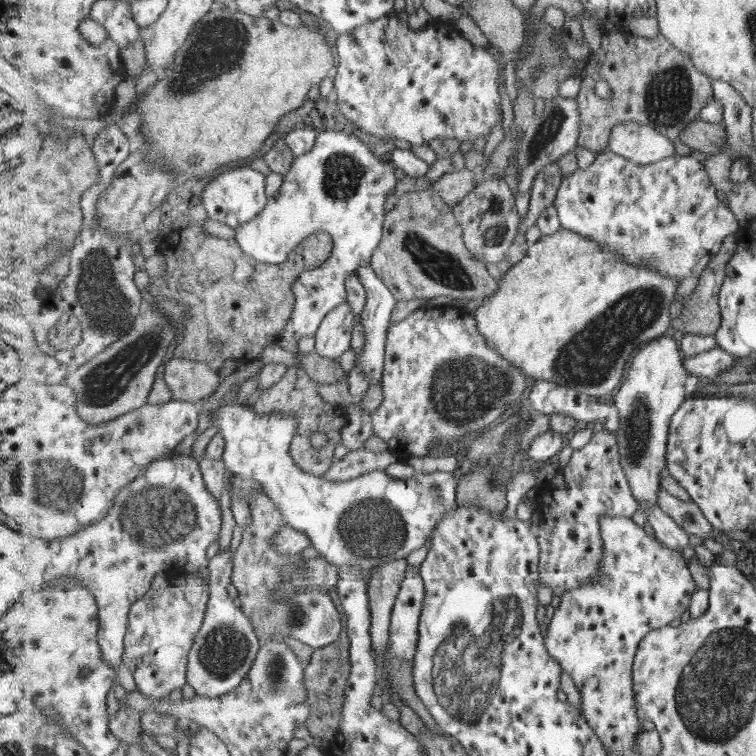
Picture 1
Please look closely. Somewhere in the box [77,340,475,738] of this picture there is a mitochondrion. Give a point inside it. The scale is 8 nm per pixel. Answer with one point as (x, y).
(155, 517)

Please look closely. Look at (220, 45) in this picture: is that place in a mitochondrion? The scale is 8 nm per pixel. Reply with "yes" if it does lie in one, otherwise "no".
yes

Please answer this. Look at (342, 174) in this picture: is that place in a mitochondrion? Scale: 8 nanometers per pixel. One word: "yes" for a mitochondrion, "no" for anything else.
yes

